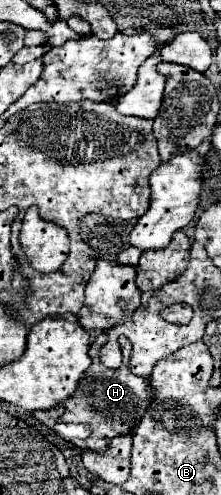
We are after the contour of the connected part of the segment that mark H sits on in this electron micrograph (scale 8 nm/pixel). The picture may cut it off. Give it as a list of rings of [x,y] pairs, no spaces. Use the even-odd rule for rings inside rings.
[[[101,334],[89,350],[91,366],[85,370],[77,390],[73,396],[69,396],[61,406],[55,406],[53,410],[37,410],[33,416],[43,422],[47,428],[57,432],[67,442],[75,444],[81,450],[95,450],[103,452],[111,438],[127,434],[133,430],[133,426],[139,424],[141,416],[145,414],[145,408],[151,404],[151,386],[149,380],[139,378],[129,372],[127,366],[119,366],[117,370],[111,370],[103,364],[99,364],[99,348],[107,342],[107,336]],[[65,422],[69,424],[85,424],[89,430],[65,430]]]

